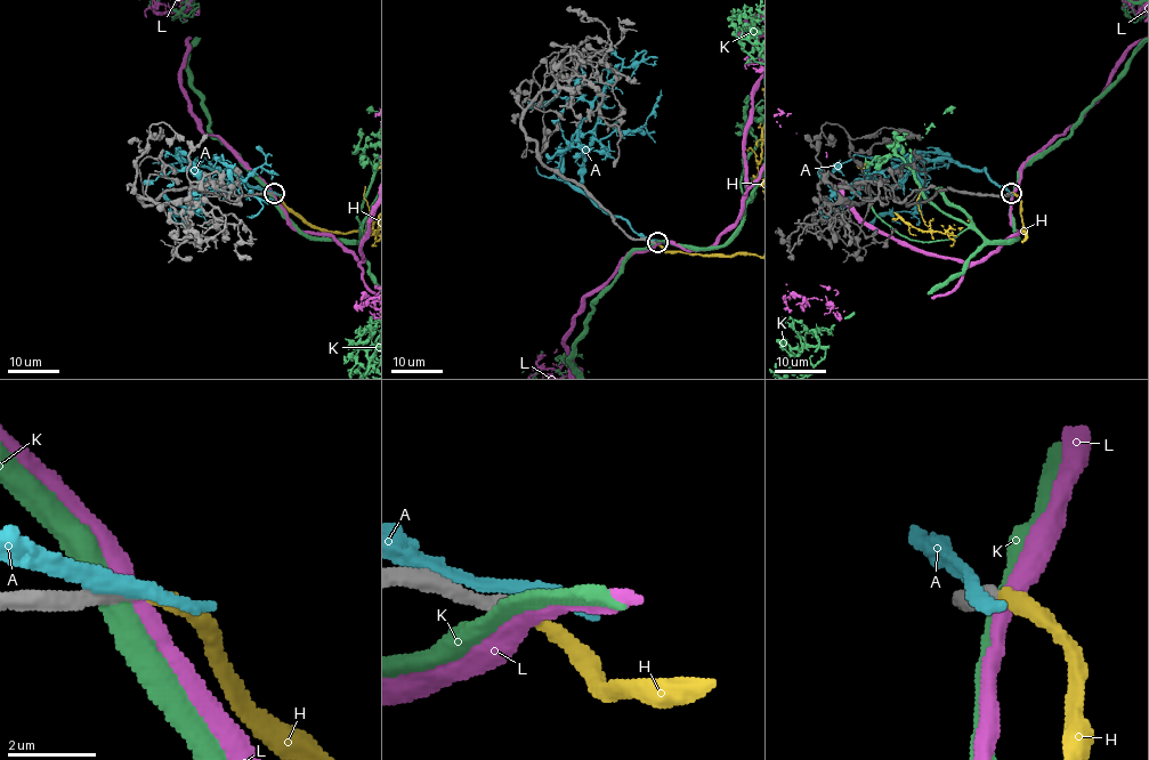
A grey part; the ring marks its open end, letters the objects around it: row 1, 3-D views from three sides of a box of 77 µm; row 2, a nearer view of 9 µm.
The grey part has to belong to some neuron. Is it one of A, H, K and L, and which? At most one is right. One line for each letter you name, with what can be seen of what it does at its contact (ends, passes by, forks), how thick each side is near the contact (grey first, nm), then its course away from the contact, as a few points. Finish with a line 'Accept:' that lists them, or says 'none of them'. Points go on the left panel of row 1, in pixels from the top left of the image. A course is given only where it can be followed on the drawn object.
H: it ends | 360/320 nm
Accept: H

